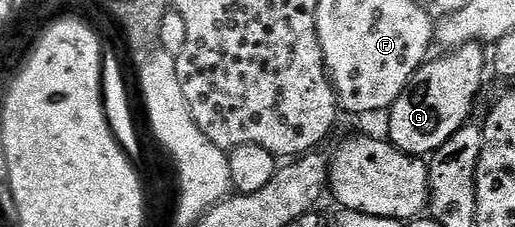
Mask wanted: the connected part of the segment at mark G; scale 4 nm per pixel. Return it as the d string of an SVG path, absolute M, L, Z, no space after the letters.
M467 42L455 50L443 52L440 58L434 58L420 66L386 115L386 137L391 145L406 154L430 156L449 140L449 136L468 125L471 105L483 86L485 50L480 43Z

